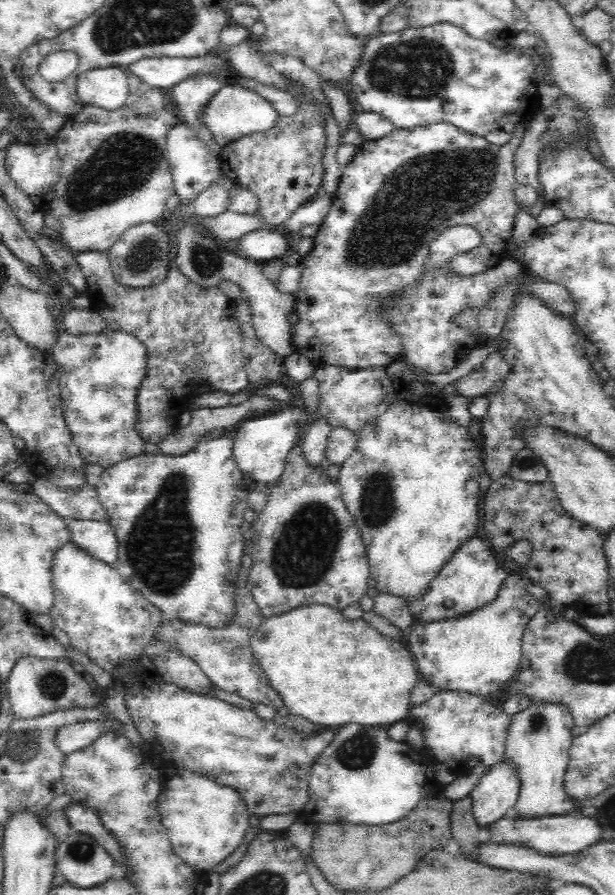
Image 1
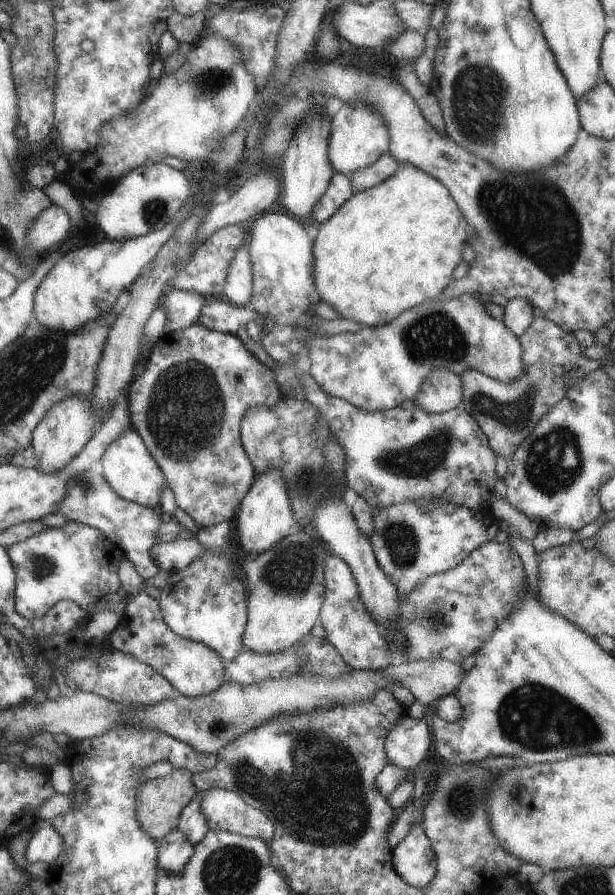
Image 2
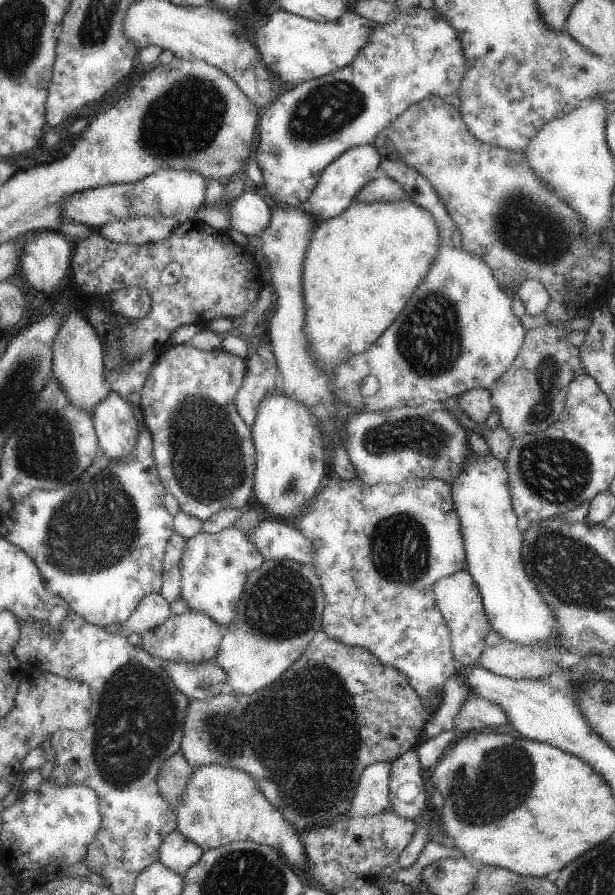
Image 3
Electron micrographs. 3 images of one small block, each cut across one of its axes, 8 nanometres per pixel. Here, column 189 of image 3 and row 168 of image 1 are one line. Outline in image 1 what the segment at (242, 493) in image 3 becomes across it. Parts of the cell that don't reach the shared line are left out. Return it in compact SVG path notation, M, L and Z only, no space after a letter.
M437 122L431 125L415 126L411 129L393 128L386 136L374 140L364 140L364 142L358 146L352 162L346 166L346 170L341 174L337 190L332 196L332 204L326 216L322 219L320 228L314 237L314 250L312 250L308 256L303 257L300 263L304 271L299 283L299 290L296 292L297 308L295 309L295 314L298 315L299 323L293 330L292 342L295 352L306 354L317 367L322 365L334 365L346 367L347 369L359 369L382 365L388 366L388 364L394 362L397 356L401 354L402 345L400 345L398 337L396 337L394 333L390 333L388 323L382 320L381 316L377 314L380 312L380 304L382 304L386 298L390 298L396 290L408 288L408 286L412 286L412 284L418 280L418 276L420 276L420 272L422 272L425 256L428 254L429 242L432 241L442 229L450 225L470 225L476 228L477 231L480 231L480 236L482 237L478 246L452 258L450 262L451 270L455 270L461 276L474 276L474 274L478 274L482 272L482 270L490 270L495 268L502 259L508 258L508 246L512 239L512 230L514 230L516 216L518 216L520 211L524 211L515 199L517 182L514 164L514 156L521 143L524 131L524 123L518 125L515 132L510 135L509 140L505 144L498 145L490 143L489 141L487 142L484 137L470 134L454 125L445 122Z

